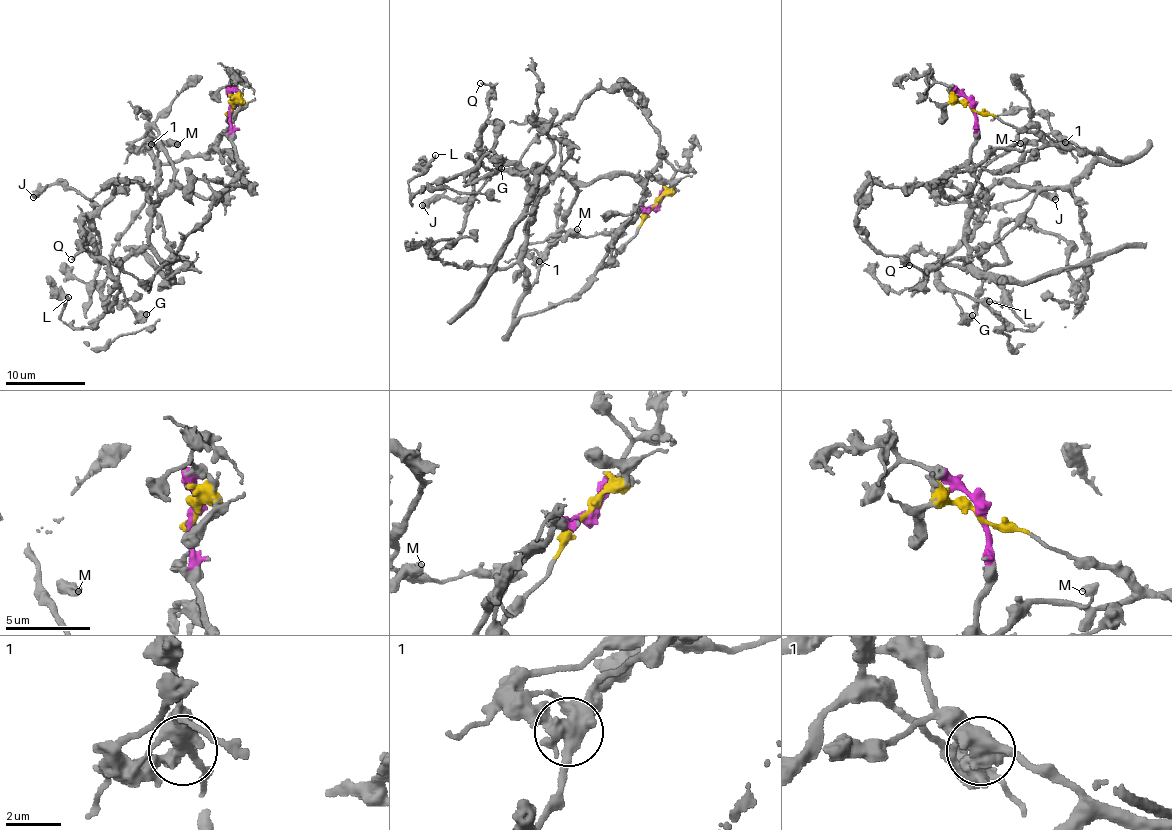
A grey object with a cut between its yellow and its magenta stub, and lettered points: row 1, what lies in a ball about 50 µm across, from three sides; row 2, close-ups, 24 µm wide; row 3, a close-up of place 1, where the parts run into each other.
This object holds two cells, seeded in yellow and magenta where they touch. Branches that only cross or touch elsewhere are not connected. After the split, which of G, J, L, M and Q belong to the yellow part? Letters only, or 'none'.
G, J, L, M, Q

